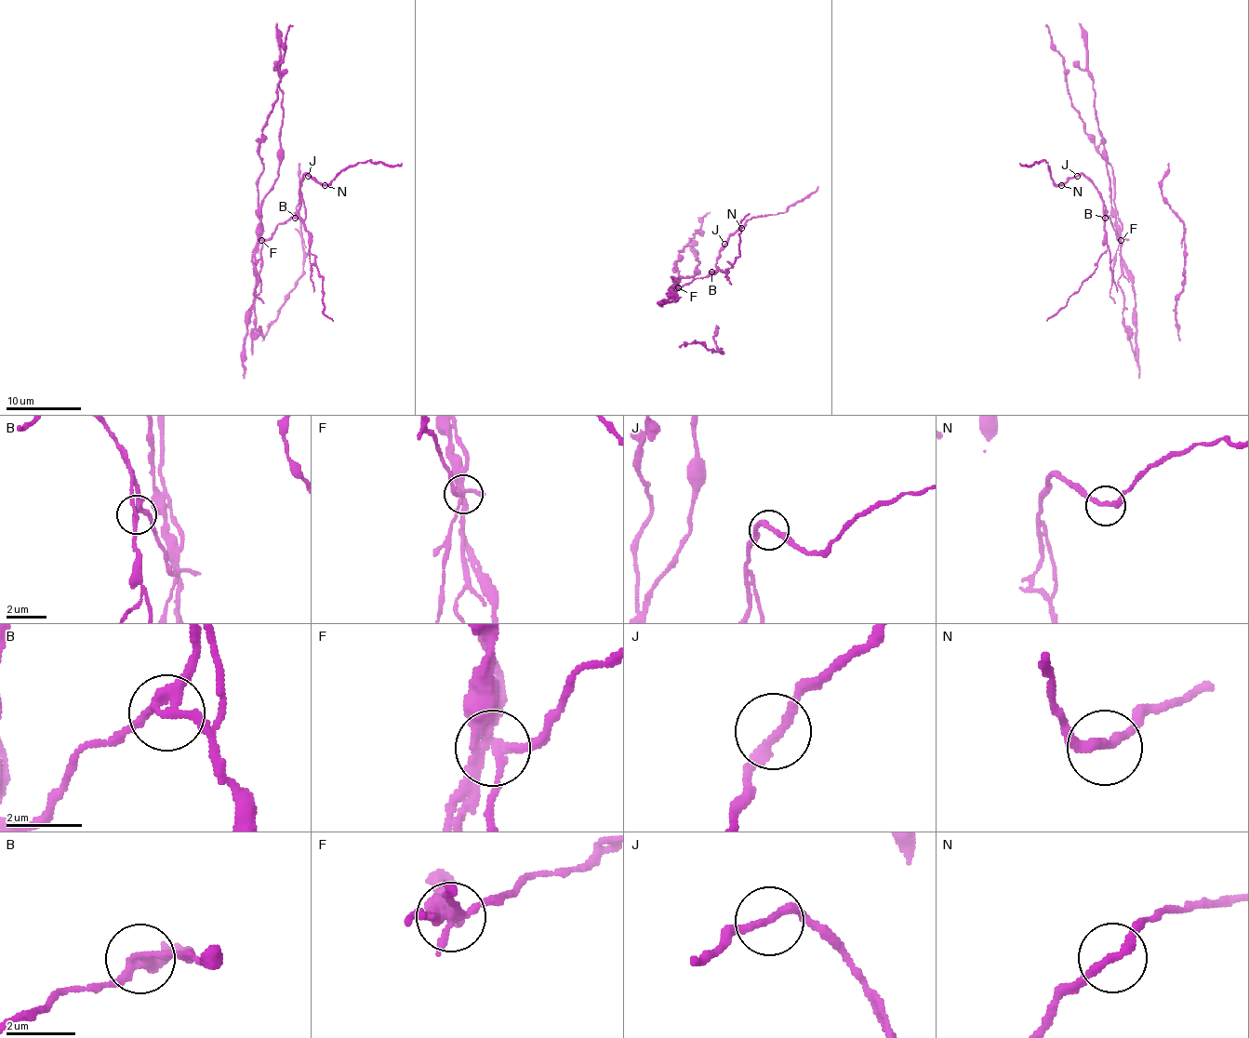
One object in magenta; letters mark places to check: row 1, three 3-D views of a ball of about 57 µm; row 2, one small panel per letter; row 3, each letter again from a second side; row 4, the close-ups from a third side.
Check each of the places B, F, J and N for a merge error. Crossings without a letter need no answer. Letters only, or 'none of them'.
B, F

